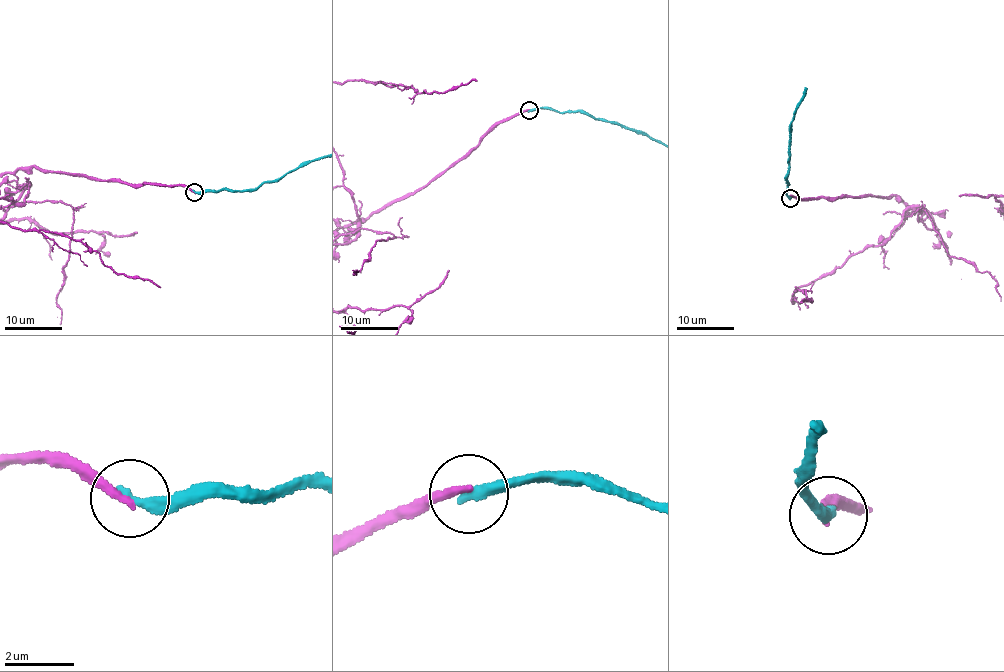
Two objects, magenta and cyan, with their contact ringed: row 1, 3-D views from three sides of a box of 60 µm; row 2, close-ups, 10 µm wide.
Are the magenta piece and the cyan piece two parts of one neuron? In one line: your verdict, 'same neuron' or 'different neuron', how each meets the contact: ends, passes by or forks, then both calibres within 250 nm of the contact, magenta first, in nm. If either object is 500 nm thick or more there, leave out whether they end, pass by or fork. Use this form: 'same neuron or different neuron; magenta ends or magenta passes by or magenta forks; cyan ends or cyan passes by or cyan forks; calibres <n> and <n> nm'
different neuron; magenta ends; cyan ends; calibres 240 and 320 nm

